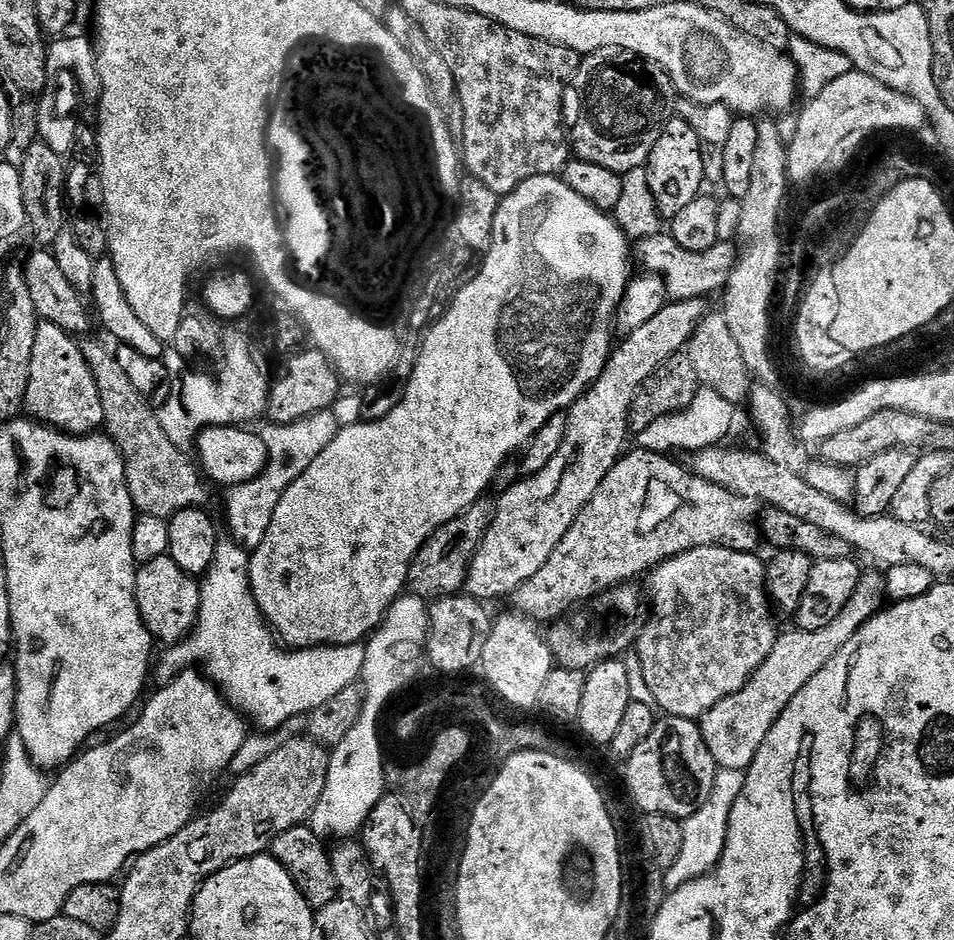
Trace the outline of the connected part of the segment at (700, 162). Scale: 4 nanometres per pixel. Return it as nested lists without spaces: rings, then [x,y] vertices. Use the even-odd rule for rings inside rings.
[[[679,118],[669,119],[668,123],[665,124],[658,142],[654,142],[654,150],[650,154],[646,167],[650,178],[650,190],[654,190],[654,202],[658,202],[660,215],[665,218],[676,216],[678,210],[690,206],[690,202],[694,202],[694,198],[701,195],[703,188],[700,187],[706,184],[704,155],[700,149],[700,139],[694,134],[694,130],[690,130],[688,123]]]

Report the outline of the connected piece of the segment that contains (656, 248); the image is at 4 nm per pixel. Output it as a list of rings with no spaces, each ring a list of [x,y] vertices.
[[[661,234],[649,240],[639,241],[635,245],[634,252],[639,263],[641,260],[648,267],[645,269],[649,273],[664,278],[664,285],[668,287],[668,295],[673,301],[699,300],[708,298],[711,292],[719,293],[726,288],[727,280],[737,264],[736,246],[732,242],[718,242],[705,252],[691,252],[678,246],[678,242],[674,242],[671,234]]]

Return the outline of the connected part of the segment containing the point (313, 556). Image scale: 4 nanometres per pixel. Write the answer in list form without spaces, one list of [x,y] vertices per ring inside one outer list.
[[[559,175],[535,176],[526,182],[522,182],[522,186],[518,186],[509,196],[501,199],[500,205],[498,206],[498,214],[494,218],[492,244],[489,246],[487,252],[483,253],[482,260],[484,260],[484,265],[481,266],[480,273],[478,273],[464,289],[461,290],[460,288],[459,291],[452,296],[451,303],[448,304],[446,308],[448,313],[425,334],[424,345],[421,346],[420,353],[416,356],[416,365],[412,368],[412,377],[408,380],[408,389],[405,390],[404,397],[402,397],[400,401],[397,399],[395,403],[393,403],[392,409],[388,411],[387,416],[372,418],[369,424],[359,422],[348,427],[341,427],[340,433],[334,438],[334,442],[330,442],[330,446],[326,446],[326,450],[322,450],[322,454],[318,454],[318,458],[314,458],[314,462],[310,462],[308,469],[284,491],[282,498],[278,502],[278,506],[274,510],[274,518],[270,518],[270,530],[266,530],[266,538],[262,538],[262,542],[251,553],[248,561],[248,577],[252,583],[252,593],[258,602],[260,612],[265,620],[267,620],[269,625],[274,629],[275,635],[279,637],[289,649],[314,648],[320,645],[359,644],[365,638],[371,636],[372,633],[379,628],[384,620],[384,615],[390,610],[392,603],[405,591],[408,583],[408,571],[412,565],[412,560],[418,554],[418,550],[424,544],[425,540],[433,536],[446,522],[450,522],[455,516],[460,515],[461,512],[465,512],[468,507],[481,499],[481,497],[487,493],[484,491],[487,490],[488,483],[499,474],[500,467],[504,464],[504,459],[506,459],[511,452],[517,451],[516,453],[519,453],[521,449],[527,446],[534,438],[534,434],[538,434],[538,430],[542,430],[542,426],[544,426],[550,418],[567,413],[568,409],[588,391],[588,387],[600,377],[602,370],[608,365],[608,357],[611,356],[614,351],[612,332],[614,333],[614,325],[616,323],[616,309],[619,308],[620,303],[624,301],[624,295],[628,290],[628,283],[634,275],[634,269],[632,269],[634,256],[630,251],[630,241],[628,237],[624,235],[624,231],[616,225],[615,219],[613,219],[609,213],[603,212],[601,208],[594,207],[582,194],[575,192]]]

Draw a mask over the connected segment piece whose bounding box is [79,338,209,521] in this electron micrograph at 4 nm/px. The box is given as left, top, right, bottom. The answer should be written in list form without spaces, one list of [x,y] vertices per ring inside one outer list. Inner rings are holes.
[[[92,338],[81,339],[79,346],[94,374],[94,382],[98,382],[104,415],[102,428],[116,443],[116,449],[124,460],[126,486],[137,513],[168,521],[178,514],[178,510],[207,505],[209,485],[201,469],[185,449],[174,446],[174,442],[166,438],[157,409],[150,407],[135,392],[130,377],[122,371],[122,366],[118,366],[115,351],[104,344],[95,344]]]

